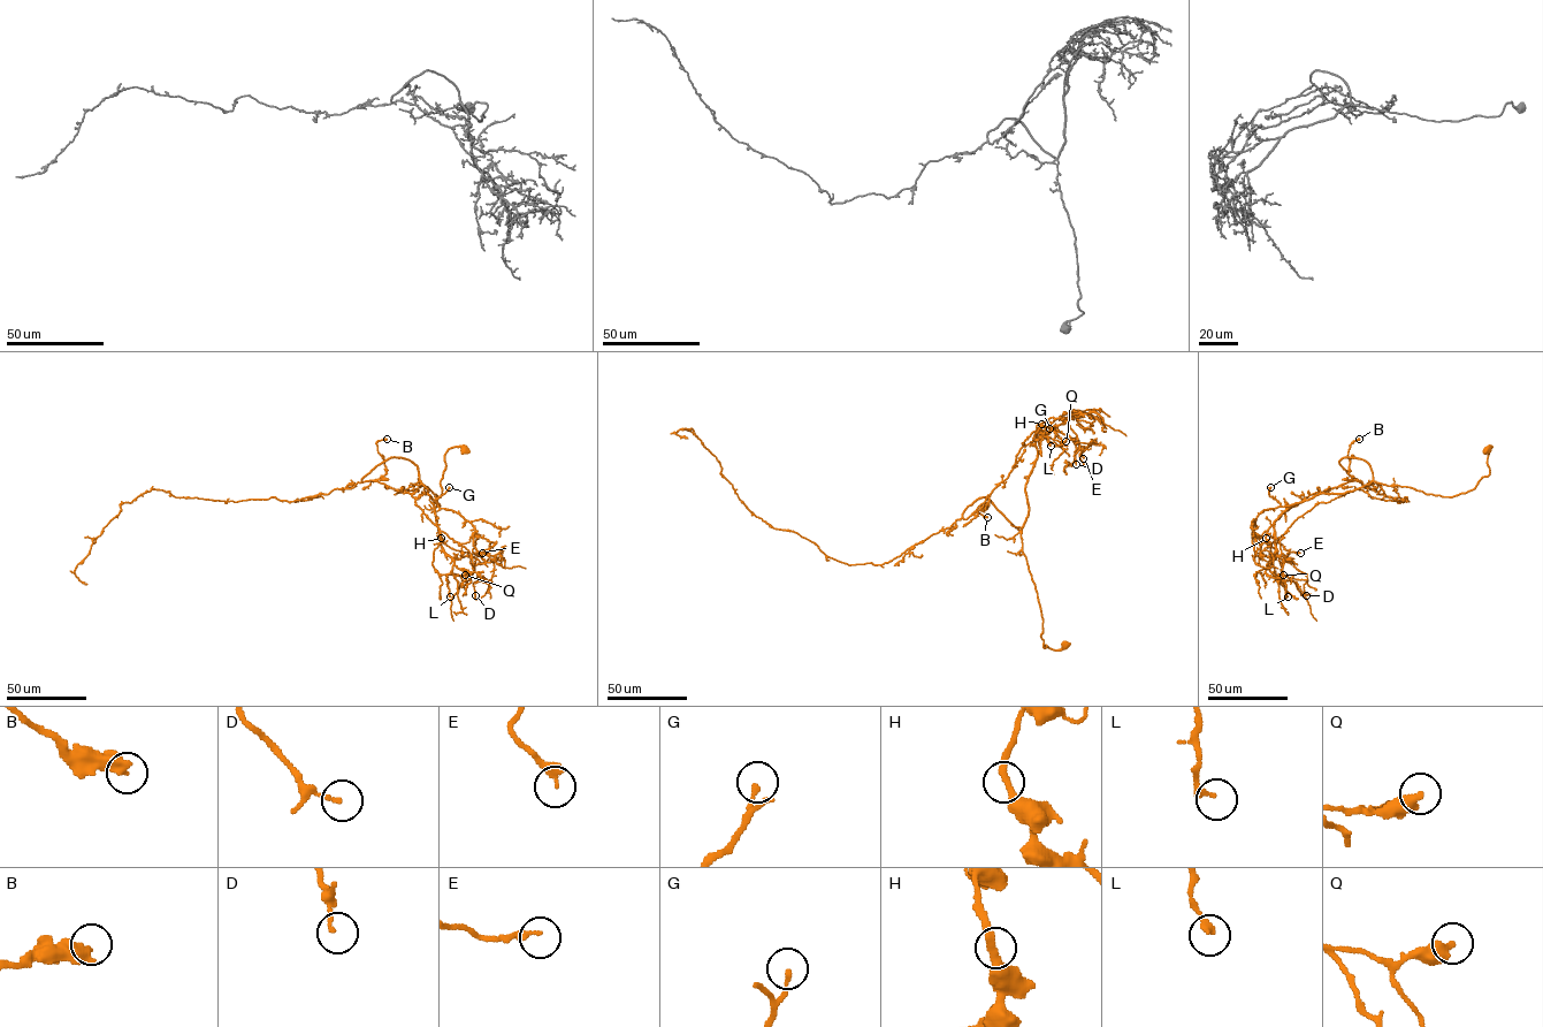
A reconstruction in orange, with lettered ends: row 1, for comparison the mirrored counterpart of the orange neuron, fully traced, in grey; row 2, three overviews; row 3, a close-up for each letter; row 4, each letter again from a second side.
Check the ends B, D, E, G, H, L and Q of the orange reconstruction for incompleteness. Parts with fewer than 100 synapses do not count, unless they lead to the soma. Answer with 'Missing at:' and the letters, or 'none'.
Missing at: none

